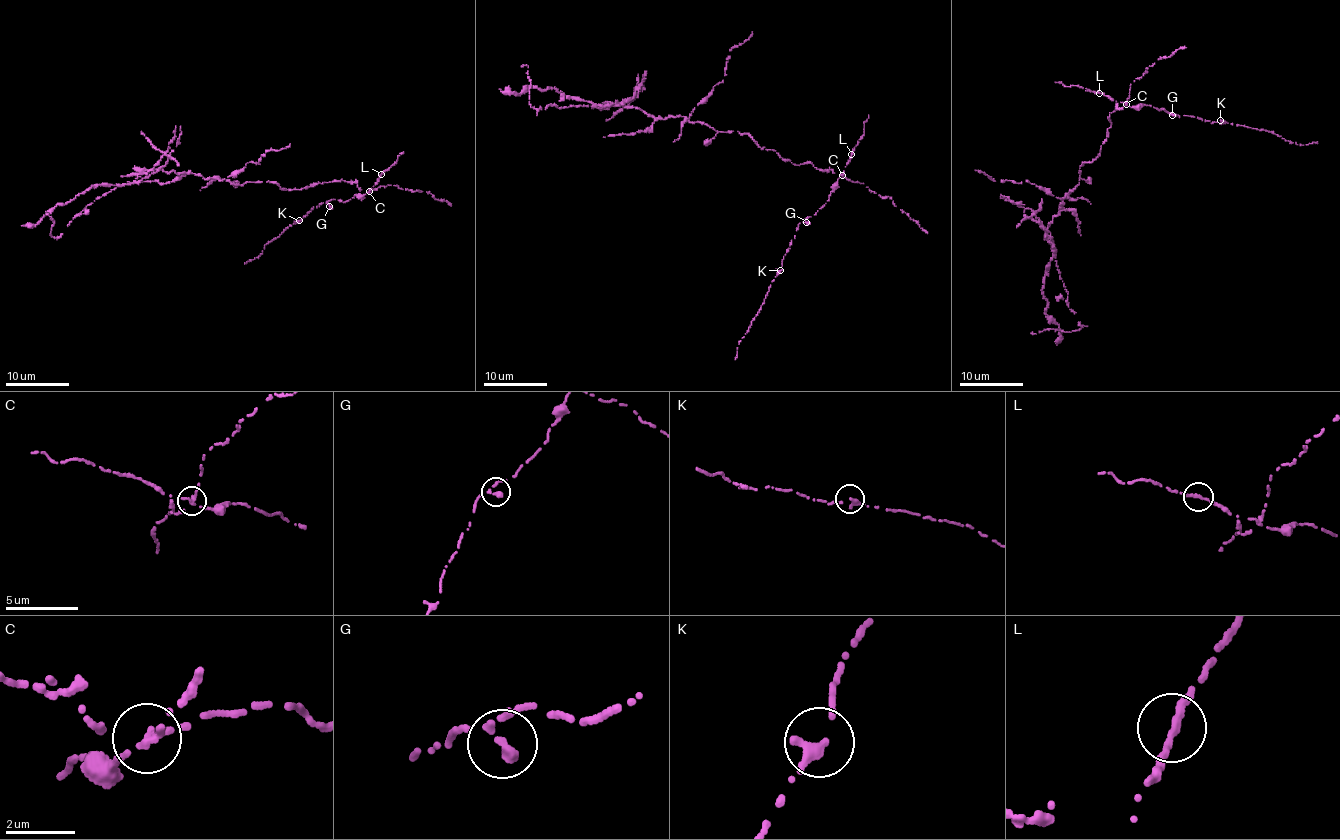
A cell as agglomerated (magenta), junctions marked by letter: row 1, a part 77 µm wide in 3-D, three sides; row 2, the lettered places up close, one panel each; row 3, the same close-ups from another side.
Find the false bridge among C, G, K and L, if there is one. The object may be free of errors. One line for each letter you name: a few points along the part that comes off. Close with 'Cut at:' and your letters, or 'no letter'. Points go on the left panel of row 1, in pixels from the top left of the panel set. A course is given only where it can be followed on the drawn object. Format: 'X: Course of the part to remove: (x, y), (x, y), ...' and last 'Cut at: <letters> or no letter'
C: Course of the part to remove: (369, 191), (340, 180), (289, 190), (144, 170), (98, 197), (59, 238), (50, 234), (54, 221), (46, 213)
Cut at: C

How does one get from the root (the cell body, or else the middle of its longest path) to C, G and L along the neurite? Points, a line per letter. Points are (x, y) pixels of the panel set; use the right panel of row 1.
C: (1100, 150), (1111, 127), (1109, 115), (1117, 108), (1116, 105), (1119, 108), (1125, 103)
G: (1100, 150), (1116, 105), (1119, 108), (1145, 104), (1172, 115)
L: (1100, 150), (1111, 127), (1109, 115), (1117, 108), (1116, 105), (1119, 108), (1125, 104), (1099, 93)

